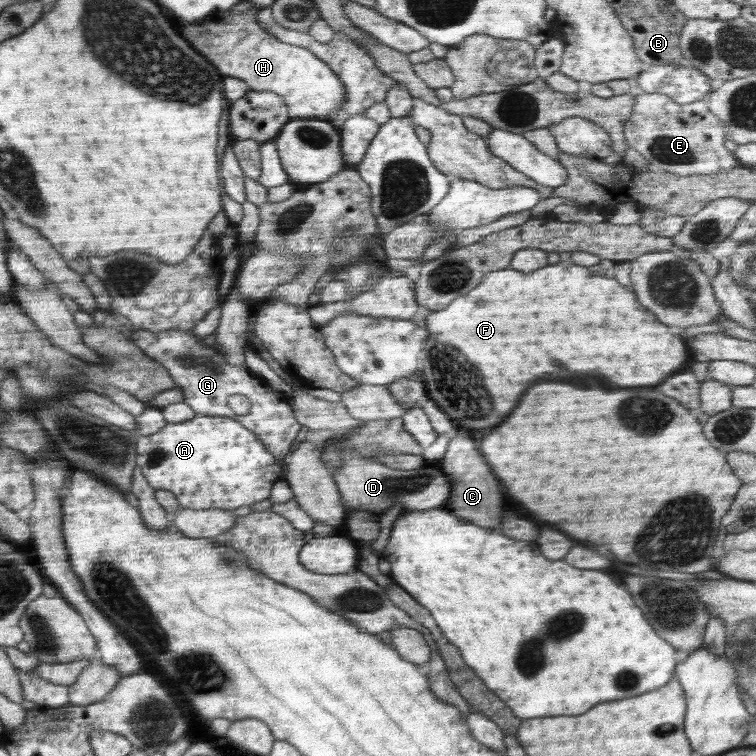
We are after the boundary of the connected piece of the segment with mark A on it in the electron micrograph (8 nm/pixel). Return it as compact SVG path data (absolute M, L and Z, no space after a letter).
M195 413L187 421L167 423L160 432L139 437L136 445L136 462L144 478L154 489L166 489L176 495L184 508L192 510L228 509L262 502L270 496L274 483L280 479L282 465L256 436L253 430L230 417L210 416Z

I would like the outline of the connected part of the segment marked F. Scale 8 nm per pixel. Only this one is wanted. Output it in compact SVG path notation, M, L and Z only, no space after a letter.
M556 259L554 261L550 260L550 264L528 272L528 274L508 266L506 269L488 273L472 292L468 292L468 294L464 294L460 298L455 298L446 308L427 313L424 327L428 329L428 336L424 339L421 353L419 354L420 374L427 396L436 401L436 404L453 420L456 426L482 430L482 428L490 428L490 426L500 424L510 414L510 410L516 408L520 396L526 392L526 388L530 388L530 382L534 384L536 380L570 378L570 376L576 374L576 380L570 380L570 383L578 388L598 387L607 390L618 390L617 386L622 386L622 388L654 386L654 384L660 384L662 380L670 378L690 357L689 352L686 350L686 343L684 344L684 338L681 335L674 336L674 334L670 334L670 328L664 326L662 322L658 322L656 316L652 312L648 312L646 308L638 306L634 310L635 293L630 292L628 288L624 288L622 284L618 284L614 278L608 278L608 276L610 276L609 273L606 276L592 276L588 271L588 267L575 265L571 262L557 261Z

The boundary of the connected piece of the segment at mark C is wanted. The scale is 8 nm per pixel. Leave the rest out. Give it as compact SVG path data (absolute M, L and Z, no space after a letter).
M454 430L450 435L440 468L452 485L450 498L445 505L448 511L468 524L480 525L484 528L492 528L500 522L500 514L504 512L502 488L494 478L494 474L490 472L490 466L484 455L478 452L478 448L474 448L474 440L466 432Z

